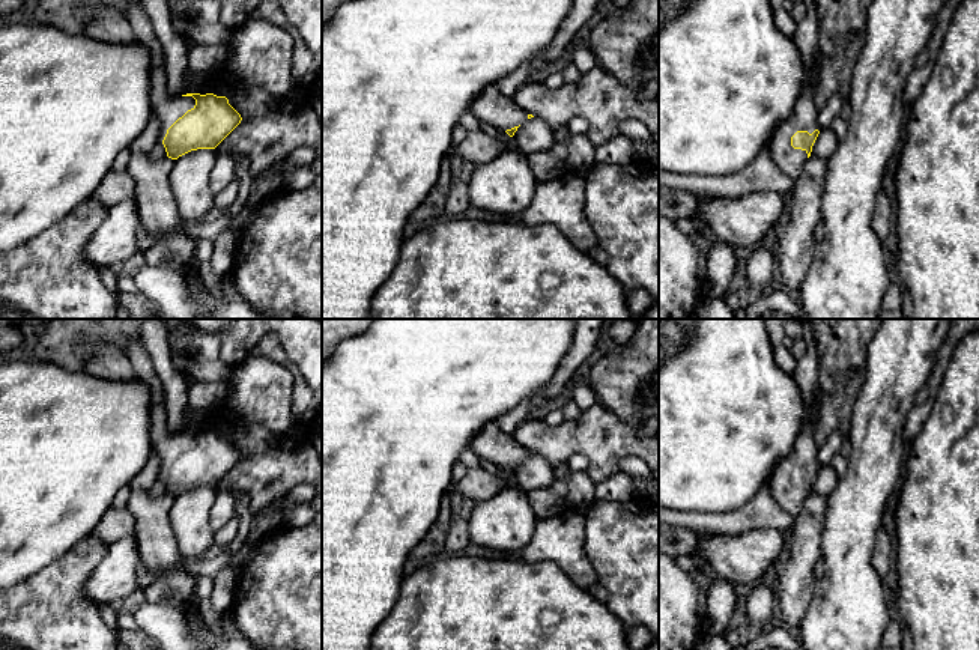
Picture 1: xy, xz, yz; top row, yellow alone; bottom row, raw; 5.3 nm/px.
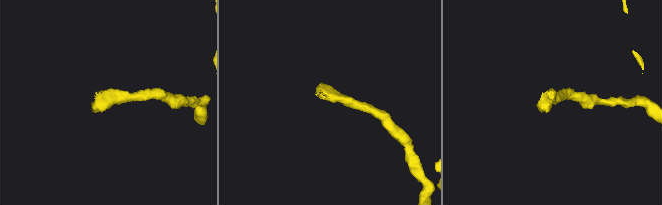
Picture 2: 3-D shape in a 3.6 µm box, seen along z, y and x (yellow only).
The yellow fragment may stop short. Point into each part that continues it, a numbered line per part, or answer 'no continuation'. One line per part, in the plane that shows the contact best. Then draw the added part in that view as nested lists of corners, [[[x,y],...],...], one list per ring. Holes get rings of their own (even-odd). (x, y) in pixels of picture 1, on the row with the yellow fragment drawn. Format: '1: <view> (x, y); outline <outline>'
1: xy (167, 109); outline [[[129,3],[123,17],[129,23],[137,41],[144,44],[150,51],[150,98],[155,116],[159,119],[159,135],[156,141],[162,143],[167,129],[188,110],[194,108],[195,99],[192,96],[173,98],[168,93],[162,48],[143,8],[137,3]]]

